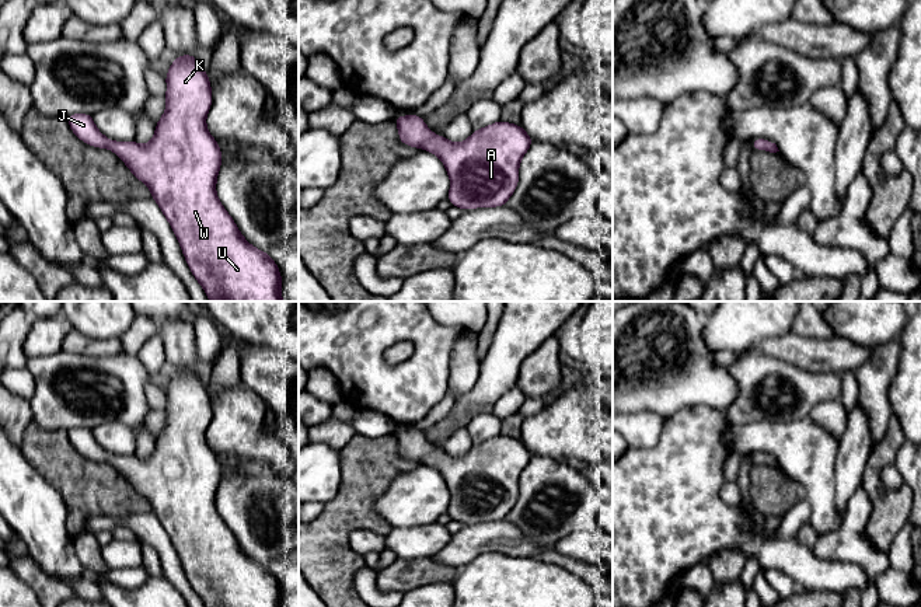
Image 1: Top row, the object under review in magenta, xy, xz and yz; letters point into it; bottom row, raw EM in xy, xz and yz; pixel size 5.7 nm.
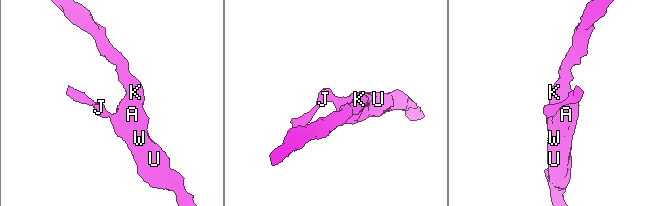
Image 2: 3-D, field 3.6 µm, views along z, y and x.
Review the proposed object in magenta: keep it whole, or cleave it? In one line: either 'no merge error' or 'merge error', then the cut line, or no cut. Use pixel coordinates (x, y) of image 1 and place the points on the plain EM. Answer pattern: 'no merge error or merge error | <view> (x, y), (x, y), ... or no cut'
no merge error | no cut

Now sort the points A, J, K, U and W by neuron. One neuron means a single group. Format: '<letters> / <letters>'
A J K U W

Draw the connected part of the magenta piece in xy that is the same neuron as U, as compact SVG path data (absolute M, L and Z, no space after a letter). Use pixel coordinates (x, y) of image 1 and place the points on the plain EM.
M195 369L175 370L165 390L165 426L150 457L114 456L95 440L91 428L70 428L71 446L86 458L112 464L151 506L168 534L188 582L205 607L282 607L282 590L269 568L251 559L216 507L221 464L206 442L212 401Z

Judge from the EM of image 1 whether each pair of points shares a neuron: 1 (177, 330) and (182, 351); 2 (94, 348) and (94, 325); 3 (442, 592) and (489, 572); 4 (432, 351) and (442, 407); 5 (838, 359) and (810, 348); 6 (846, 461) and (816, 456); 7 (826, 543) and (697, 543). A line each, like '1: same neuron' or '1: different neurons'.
1: same neuron
2: different neurons
3: different neurons
4: different neurons
5: same neuron
6: different neurons
7: different neurons

